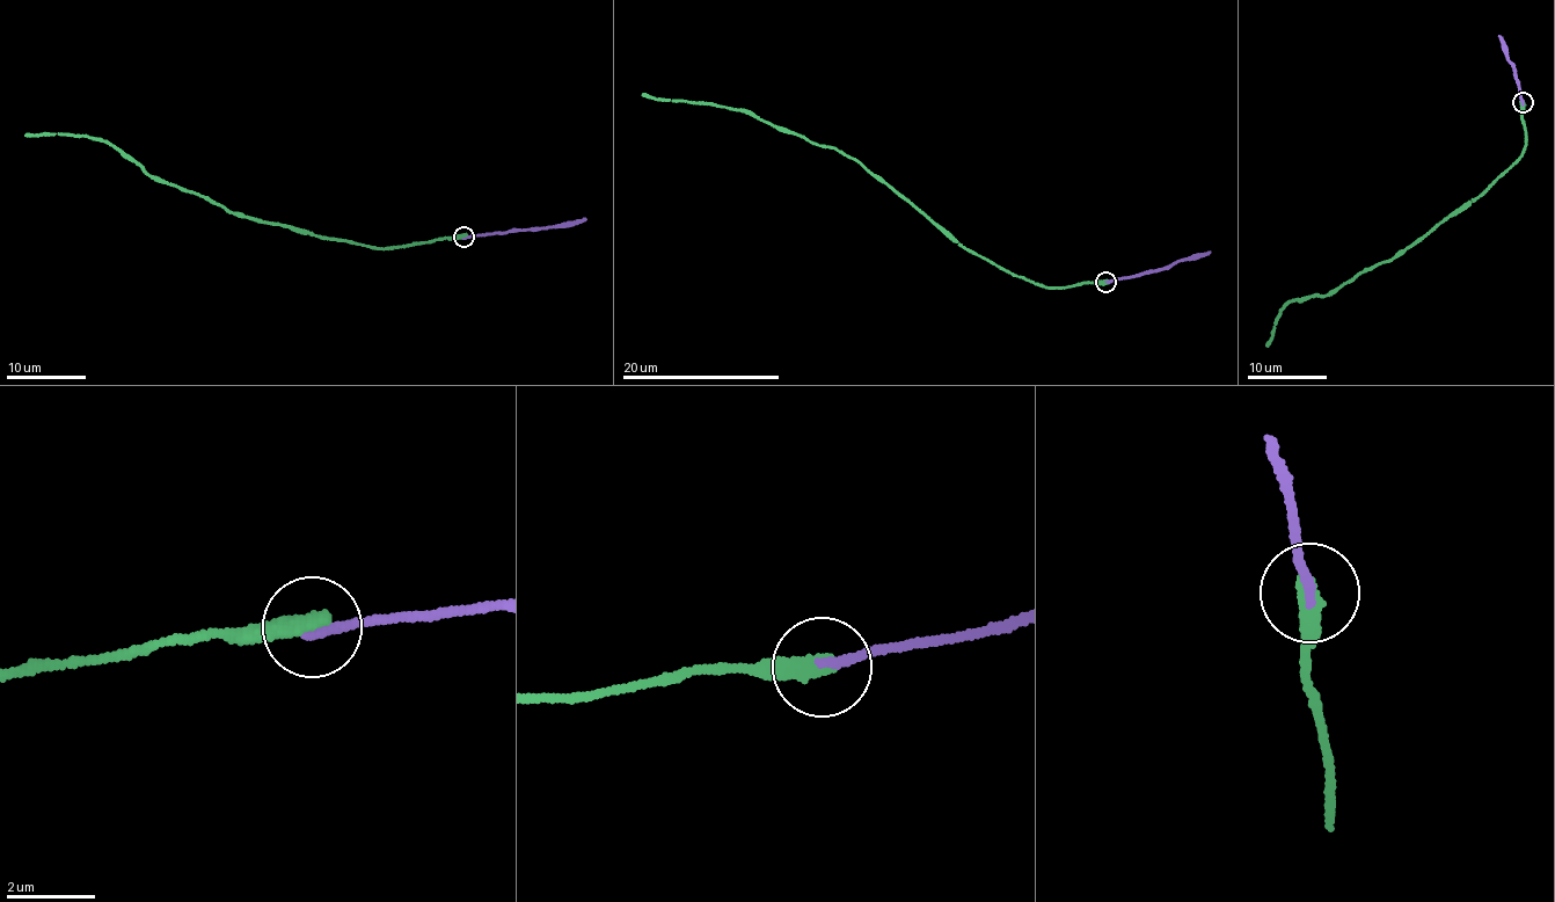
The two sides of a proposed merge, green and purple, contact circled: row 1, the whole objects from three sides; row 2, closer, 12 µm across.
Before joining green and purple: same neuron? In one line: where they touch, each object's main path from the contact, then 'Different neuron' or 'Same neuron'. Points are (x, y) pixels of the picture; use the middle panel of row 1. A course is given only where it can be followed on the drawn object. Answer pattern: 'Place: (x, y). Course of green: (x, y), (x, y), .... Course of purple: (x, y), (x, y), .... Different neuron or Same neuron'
Place: (1105, 282). Course of green: (1107, 282), (1052, 288), (1010, 275), (949, 239), (834, 148), (718, 104), (642, 93). Course of purple: (1107, 282), (1156, 271), (1211, 251). Different neuron

